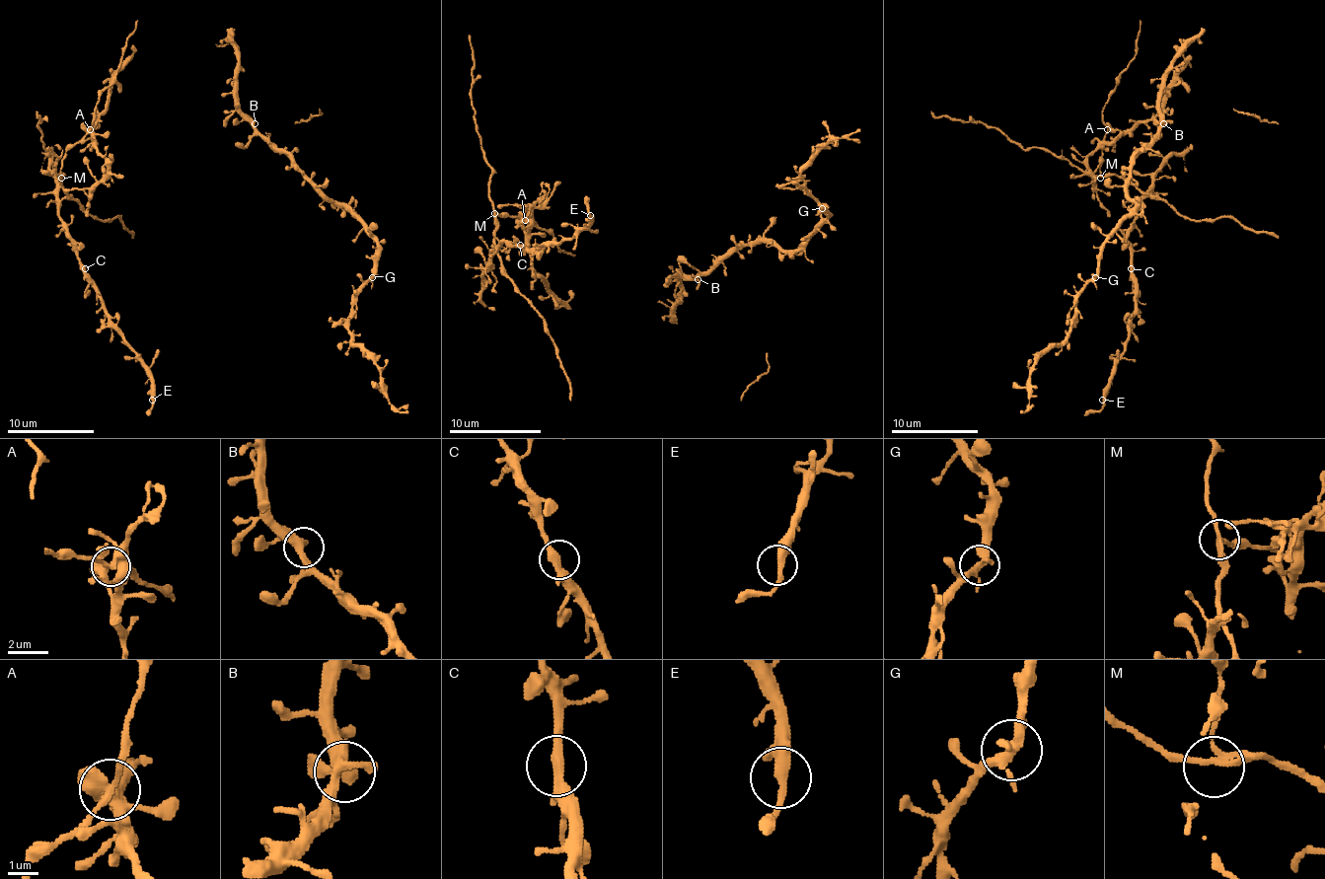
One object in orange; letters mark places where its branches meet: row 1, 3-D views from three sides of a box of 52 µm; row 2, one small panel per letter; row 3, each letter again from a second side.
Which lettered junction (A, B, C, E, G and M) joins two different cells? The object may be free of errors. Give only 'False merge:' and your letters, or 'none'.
False merge: none

